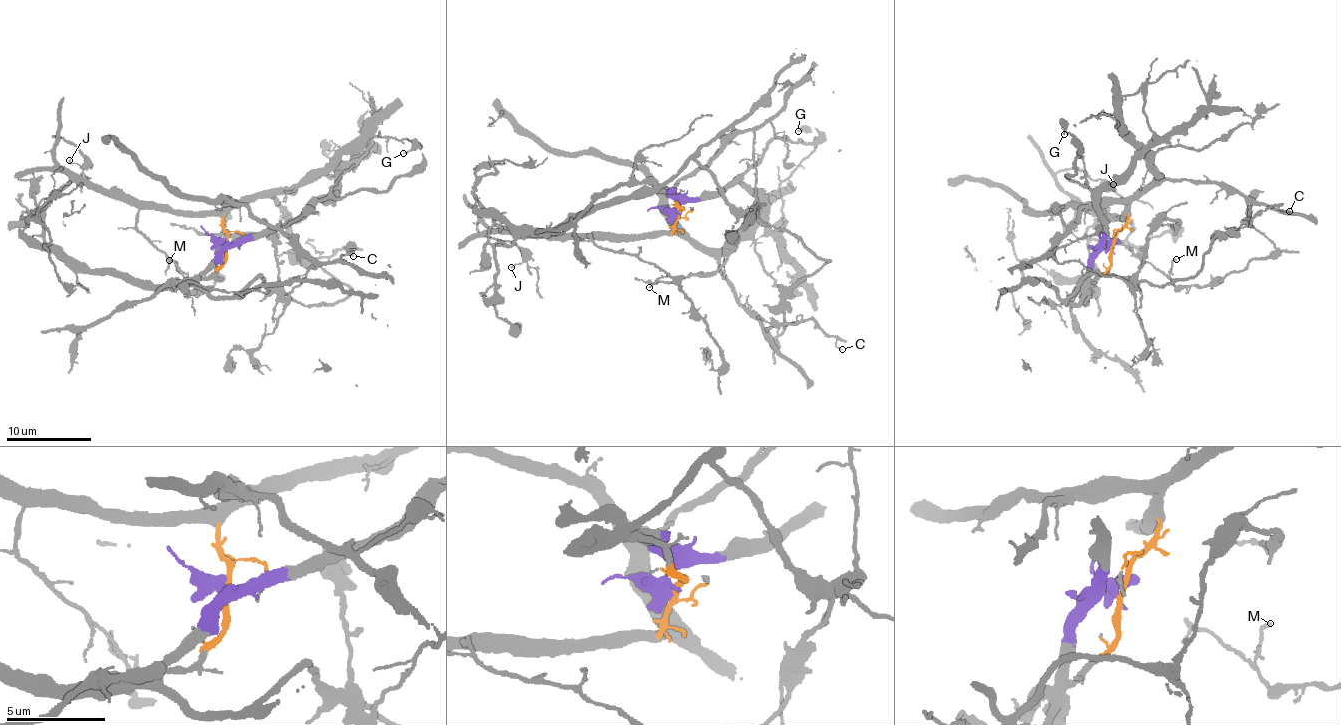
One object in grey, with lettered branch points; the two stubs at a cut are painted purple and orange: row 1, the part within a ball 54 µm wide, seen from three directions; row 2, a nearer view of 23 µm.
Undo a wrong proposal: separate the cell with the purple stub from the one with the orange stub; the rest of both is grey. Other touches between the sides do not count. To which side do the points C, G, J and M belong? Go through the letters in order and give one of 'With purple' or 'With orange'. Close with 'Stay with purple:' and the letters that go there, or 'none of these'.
C: With orange
G: With orange
J: With orange
M: With orange
Stay with purple: none of these

